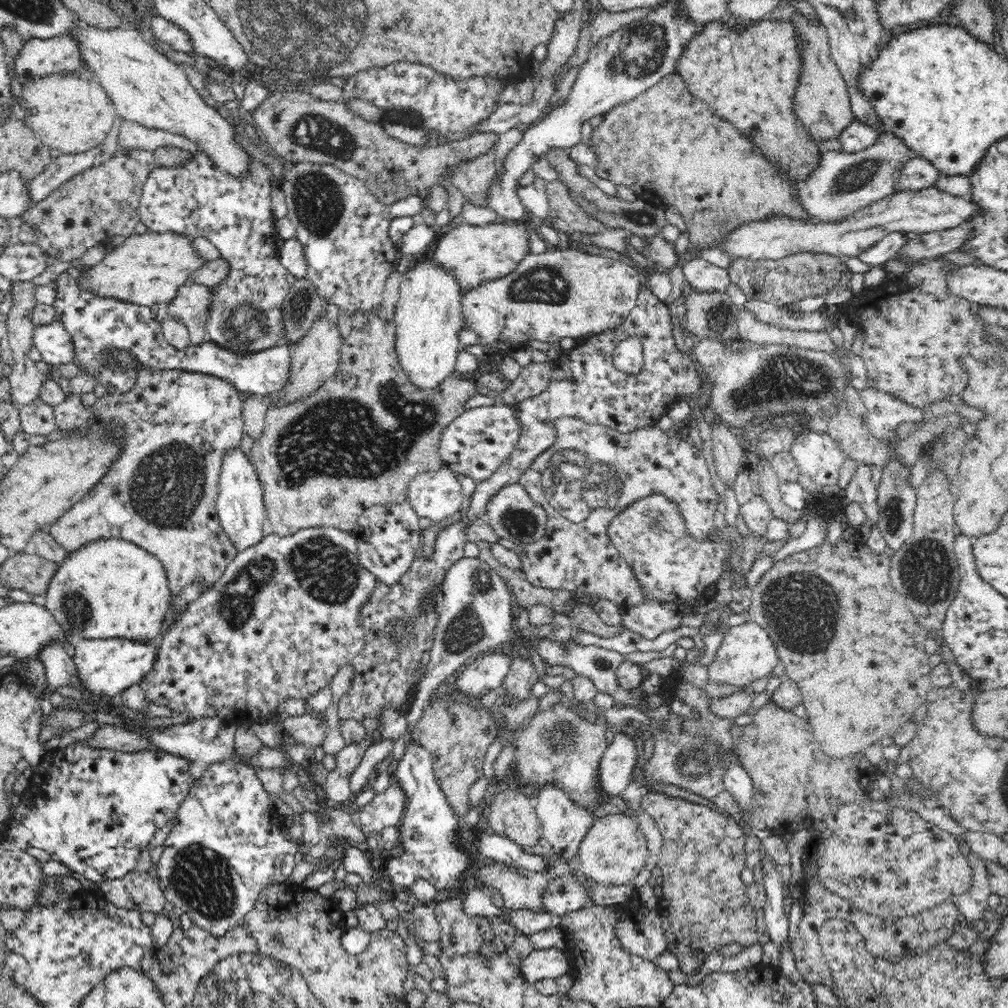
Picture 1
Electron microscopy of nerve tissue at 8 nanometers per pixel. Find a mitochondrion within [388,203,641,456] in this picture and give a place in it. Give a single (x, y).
(542, 284)

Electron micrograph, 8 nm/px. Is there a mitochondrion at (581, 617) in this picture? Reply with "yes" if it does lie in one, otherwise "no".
no

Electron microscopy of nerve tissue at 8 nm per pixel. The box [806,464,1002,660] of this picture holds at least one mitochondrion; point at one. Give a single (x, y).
(926, 569)

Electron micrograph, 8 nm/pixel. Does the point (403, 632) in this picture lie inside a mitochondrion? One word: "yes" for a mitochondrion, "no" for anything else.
yes

